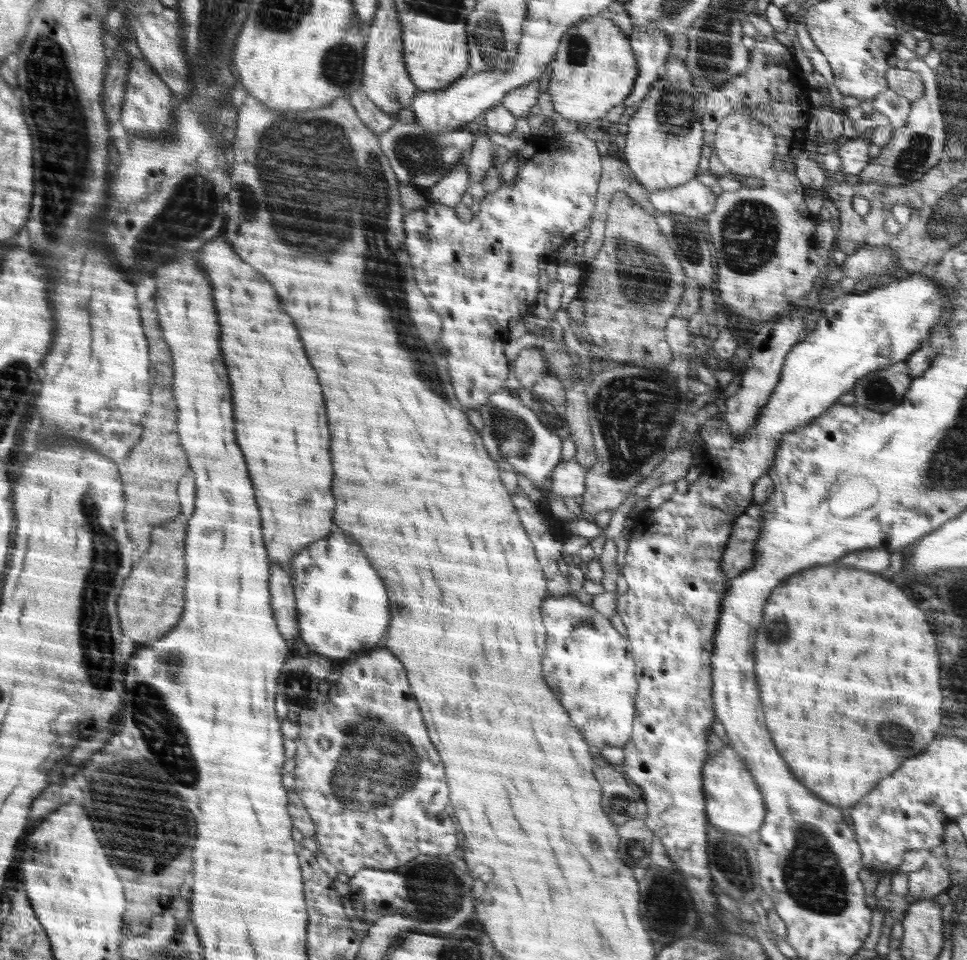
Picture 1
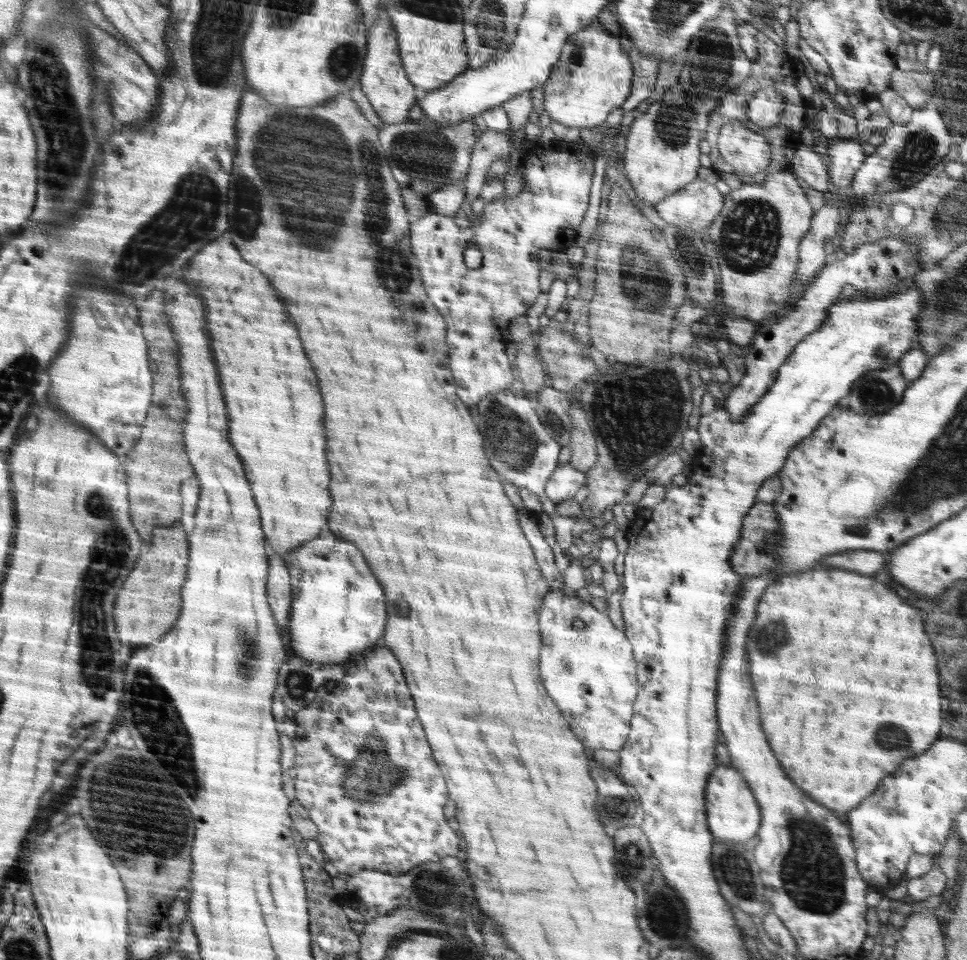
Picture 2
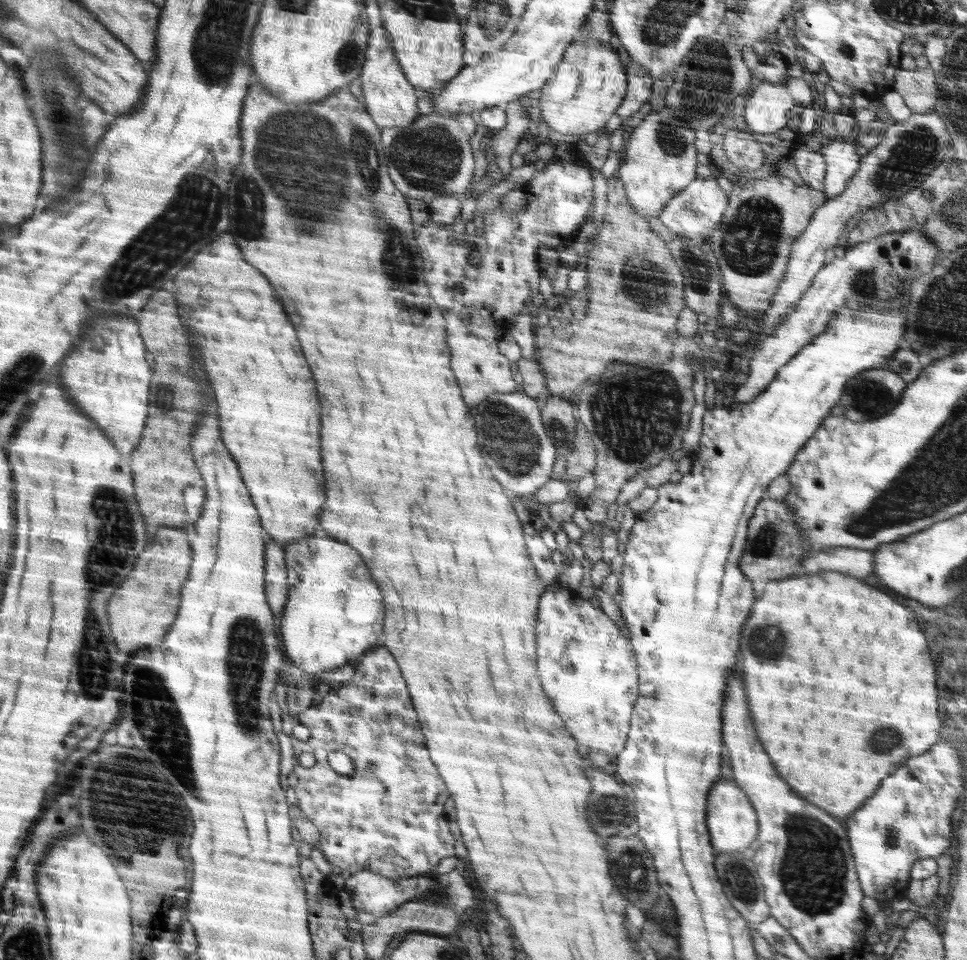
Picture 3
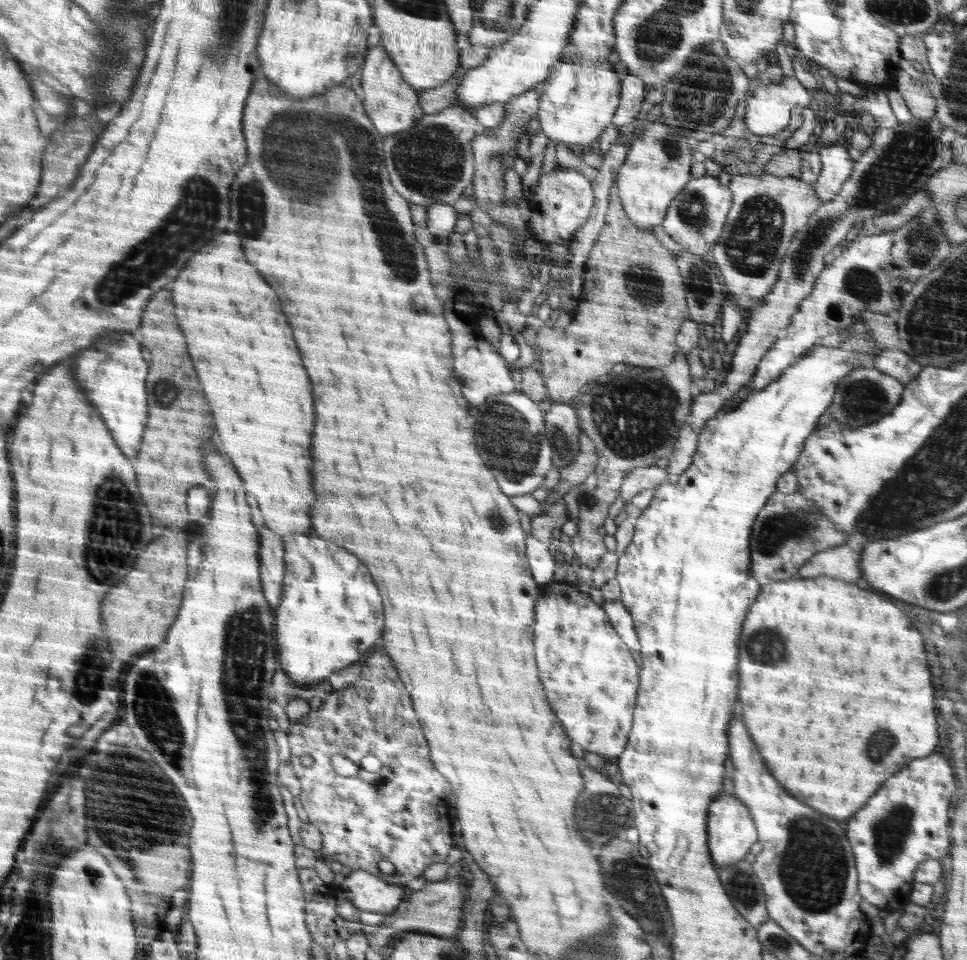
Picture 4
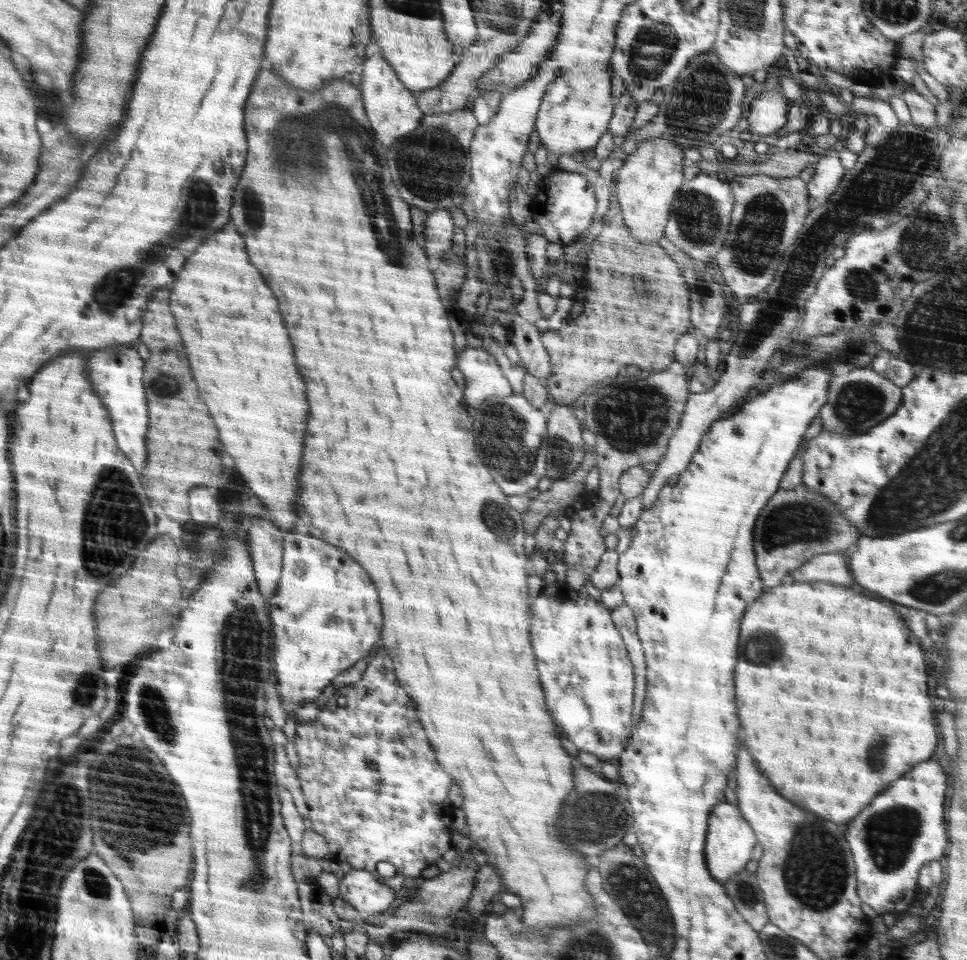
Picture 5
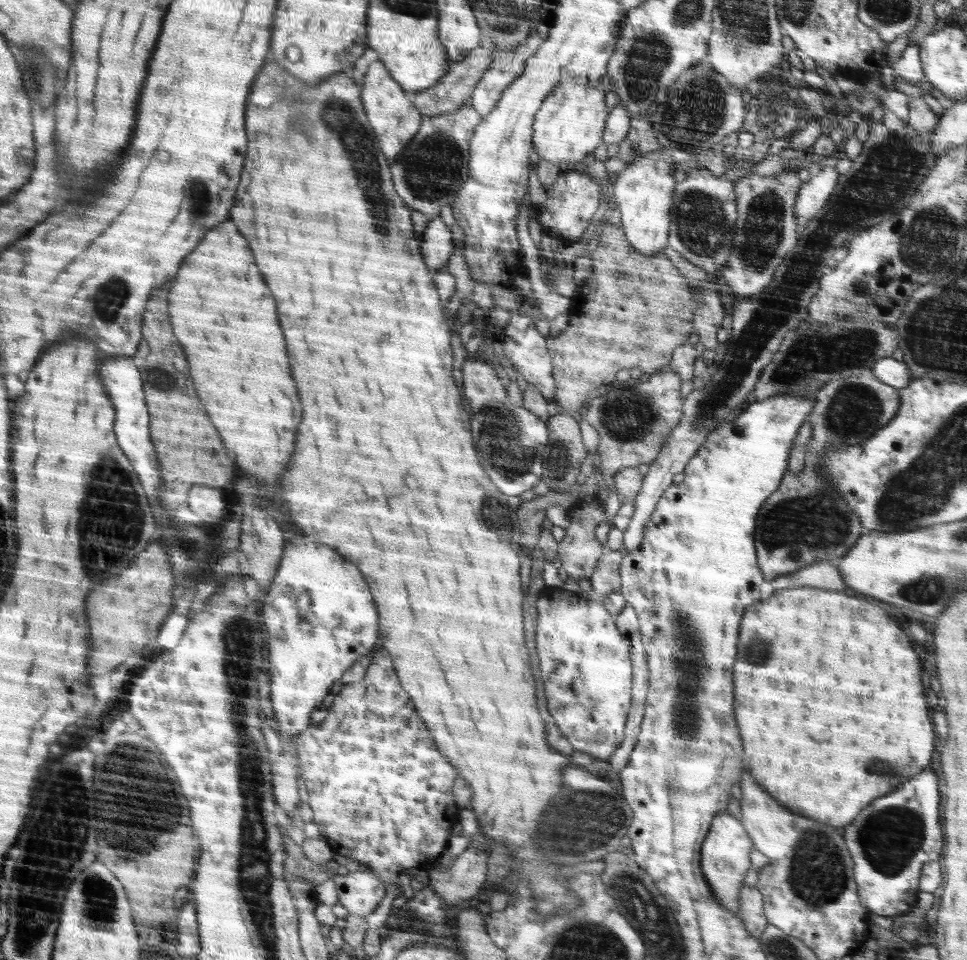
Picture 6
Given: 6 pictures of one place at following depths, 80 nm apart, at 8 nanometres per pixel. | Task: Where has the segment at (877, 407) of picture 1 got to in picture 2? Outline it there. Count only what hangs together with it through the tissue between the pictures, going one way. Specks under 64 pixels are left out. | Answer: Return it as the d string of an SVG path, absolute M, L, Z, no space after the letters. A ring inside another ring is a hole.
M897 364L887 369L871 370L851 385L848 409L872 417L886 414L902 400L907 386Z

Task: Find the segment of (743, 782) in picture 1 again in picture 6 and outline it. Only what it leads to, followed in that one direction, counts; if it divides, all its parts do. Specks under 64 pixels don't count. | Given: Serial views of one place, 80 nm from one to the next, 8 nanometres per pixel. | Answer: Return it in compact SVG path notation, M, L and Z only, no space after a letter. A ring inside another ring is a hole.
M727 810L713 818L709 831L710 838L705 838L706 850L701 852L702 866L706 866L706 878L710 878L714 895L722 902L722 907L729 908L738 916L738 895L743 882L746 882L746 874L750 874L750 867L754 866L755 842L745 830L740 818L730 815Z

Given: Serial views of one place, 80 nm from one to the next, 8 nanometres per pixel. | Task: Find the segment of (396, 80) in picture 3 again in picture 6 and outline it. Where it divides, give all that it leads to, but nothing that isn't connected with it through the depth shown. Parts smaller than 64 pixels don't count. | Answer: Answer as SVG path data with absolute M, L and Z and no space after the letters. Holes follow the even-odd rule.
M378 58L370 64L362 85L362 100L365 103L366 114L370 114L369 123L374 126L373 131L378 134L378 142L382 154L394 162L401 156L402 151L416 136L424 116L421 111L408 100L404 87L396 82L389 69Z

